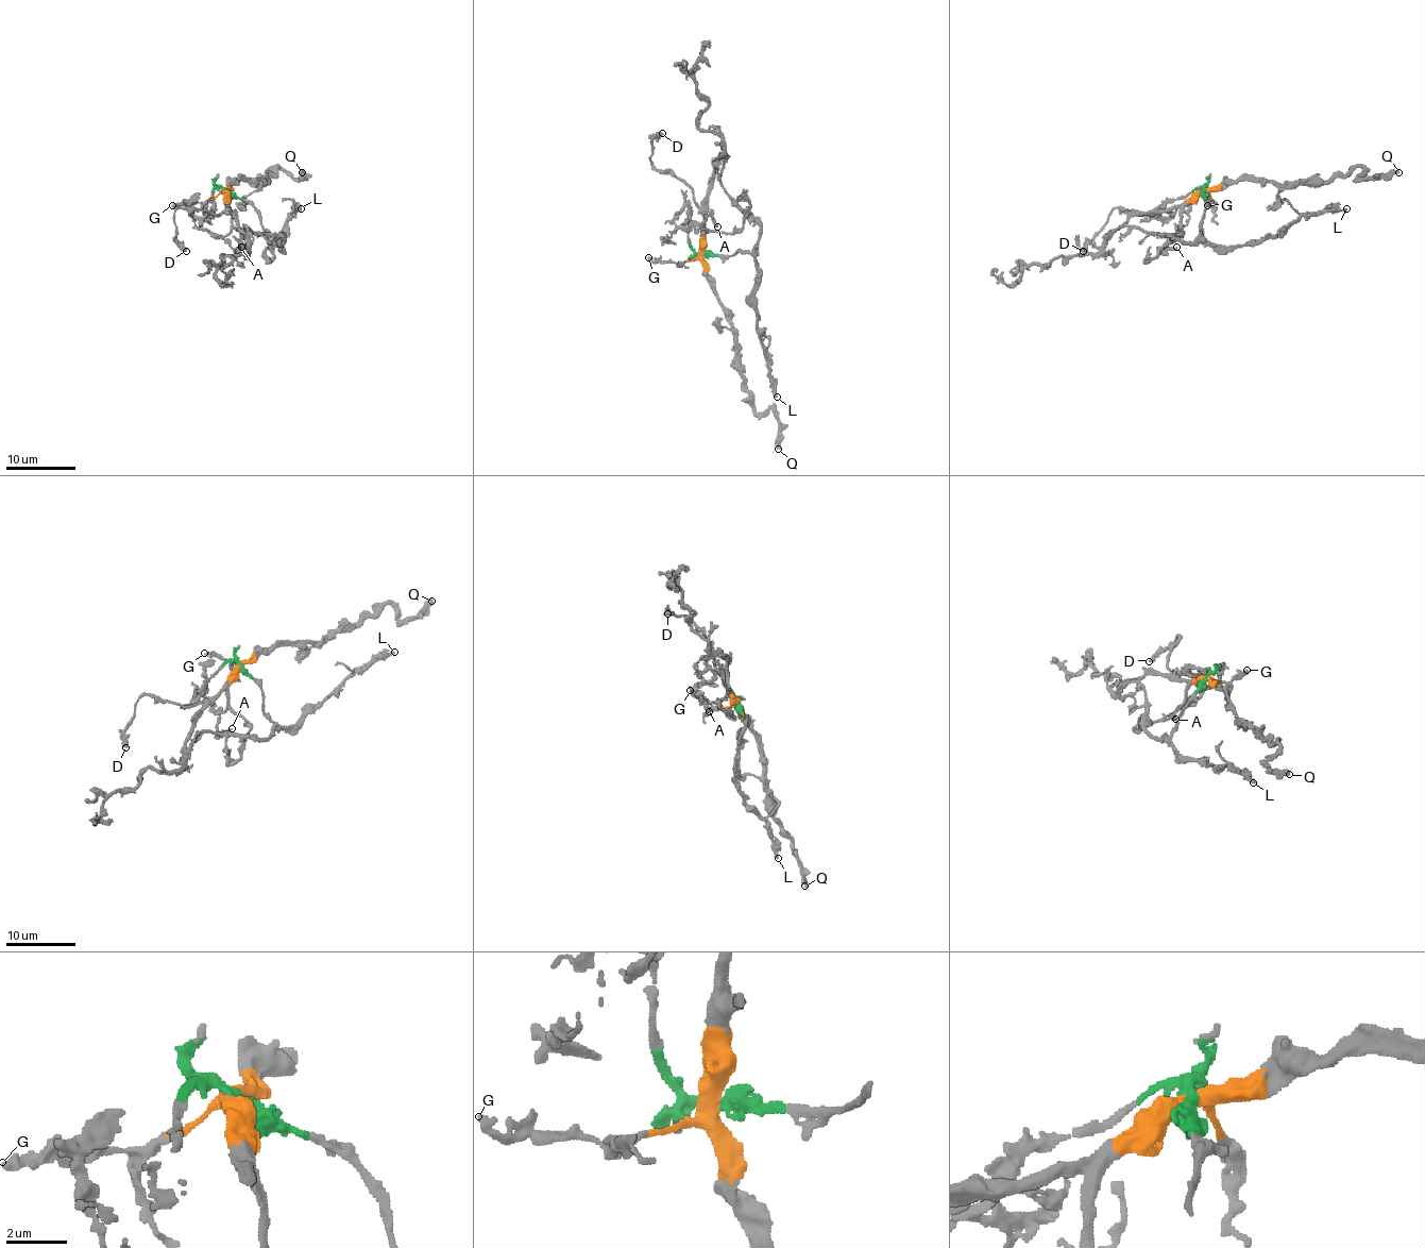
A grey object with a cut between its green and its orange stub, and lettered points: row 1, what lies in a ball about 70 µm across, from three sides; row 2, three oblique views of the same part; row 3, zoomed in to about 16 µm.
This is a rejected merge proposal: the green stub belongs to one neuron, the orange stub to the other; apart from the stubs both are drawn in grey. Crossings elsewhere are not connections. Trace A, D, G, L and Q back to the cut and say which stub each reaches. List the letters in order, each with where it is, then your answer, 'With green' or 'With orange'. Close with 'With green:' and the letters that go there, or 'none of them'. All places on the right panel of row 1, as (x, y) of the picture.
A: Place: (1176, 247). With orange
D: Place: (1083, 251). With orange
G: Place: (1207, 205). With orange
L: Place: (1346, 208). With green
Q: Place: (1398, 172). With orange
With green: L

